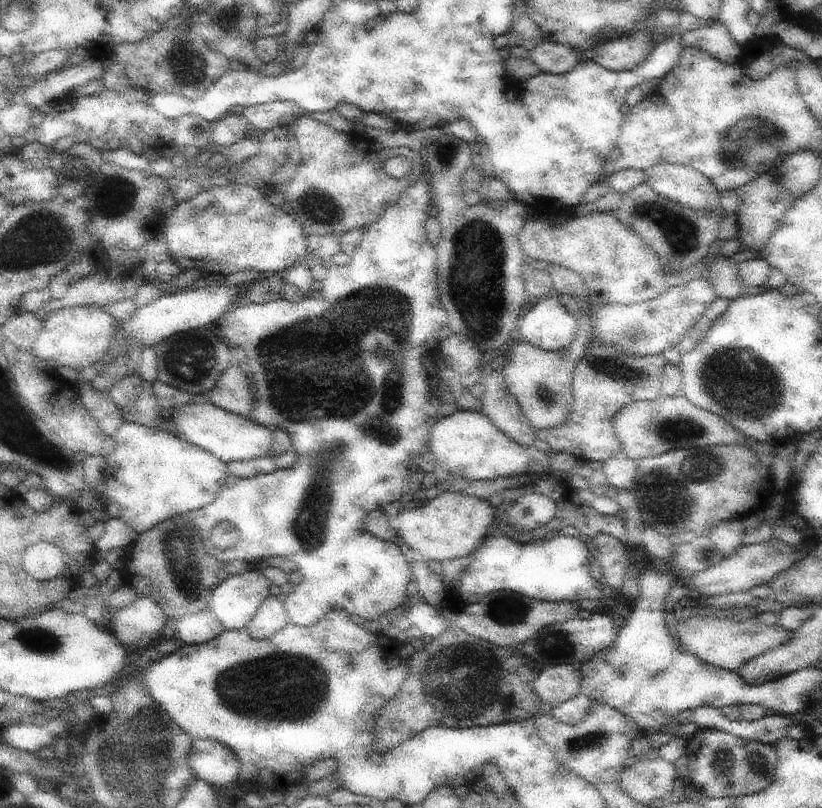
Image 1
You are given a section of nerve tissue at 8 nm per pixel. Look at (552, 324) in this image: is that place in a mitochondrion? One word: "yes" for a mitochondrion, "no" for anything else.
no

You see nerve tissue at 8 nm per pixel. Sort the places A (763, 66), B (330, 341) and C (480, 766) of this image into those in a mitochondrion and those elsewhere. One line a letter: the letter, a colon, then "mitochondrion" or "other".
A: other
B: mitochondrion
C: other

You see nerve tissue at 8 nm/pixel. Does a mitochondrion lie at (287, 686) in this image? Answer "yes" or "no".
yes

